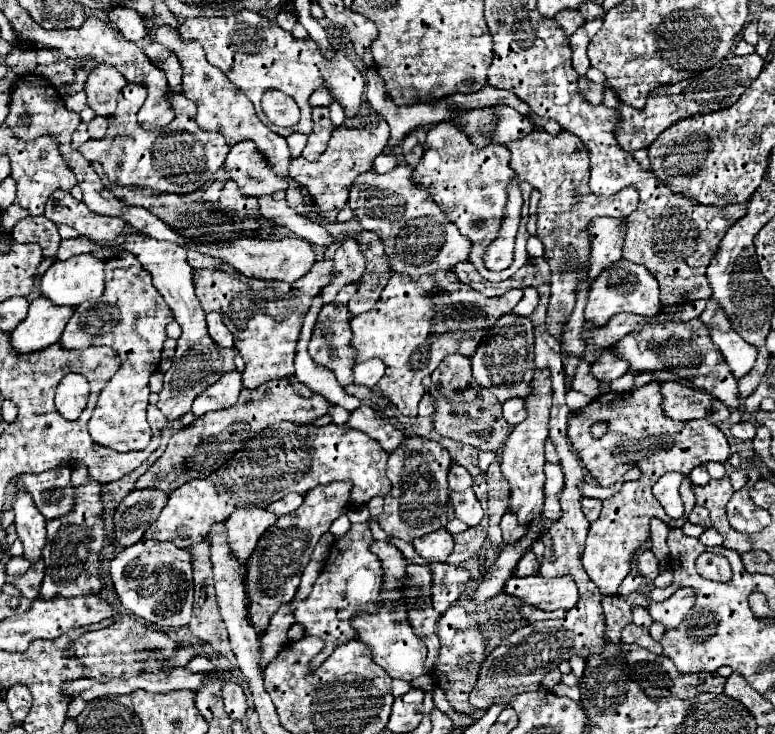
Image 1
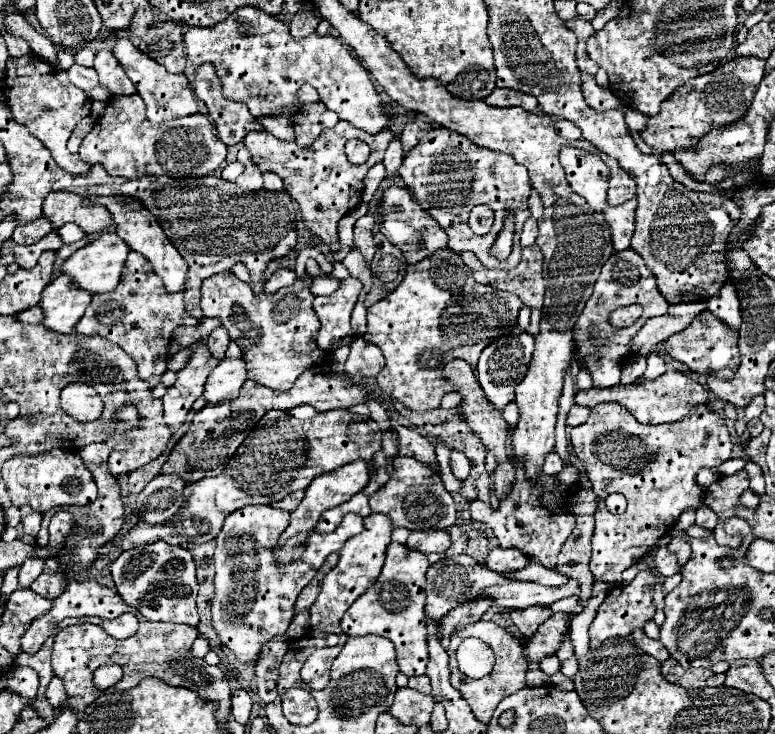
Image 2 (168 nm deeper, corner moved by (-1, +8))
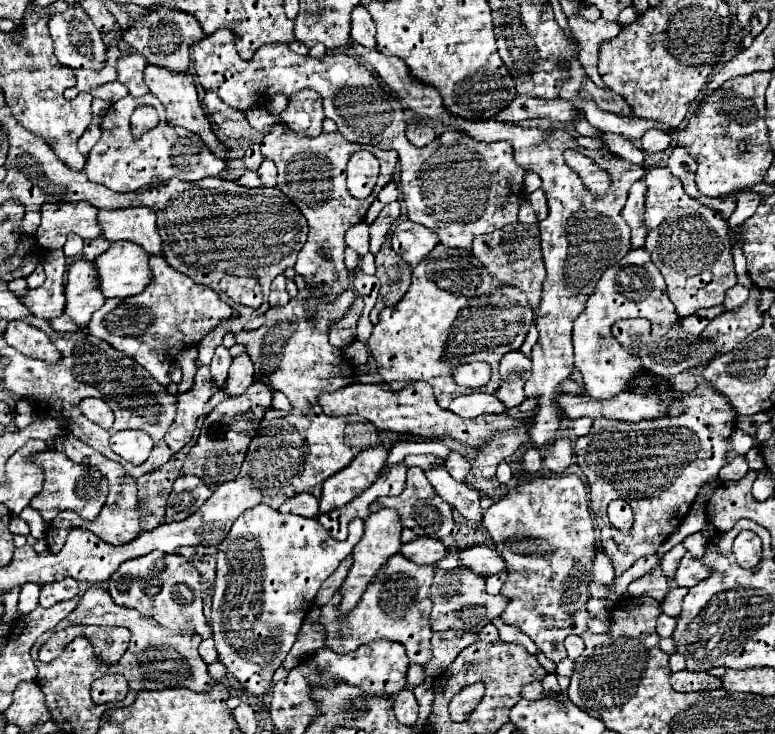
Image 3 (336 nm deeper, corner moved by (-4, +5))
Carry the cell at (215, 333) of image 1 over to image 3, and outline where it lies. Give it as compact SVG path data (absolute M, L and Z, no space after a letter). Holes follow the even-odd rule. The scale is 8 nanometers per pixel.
M224 345L216 347L214 357L212 357L212 363L210 363L210 371L212 371L212 377L214 377L214 381L218 383L218 387L222 387L222 383L226 381L230 363L232 363L232 355L230 355L230 351L228 351Z

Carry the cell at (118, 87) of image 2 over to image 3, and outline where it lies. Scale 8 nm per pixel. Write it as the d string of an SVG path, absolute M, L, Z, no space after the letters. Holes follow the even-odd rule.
M138 53L134 55L122 55L116 61L116 71L118 71L118 81L124 83L130 89L132 97L142 97L148 93L148 87L144 85L142 71L146 67L146 59Z

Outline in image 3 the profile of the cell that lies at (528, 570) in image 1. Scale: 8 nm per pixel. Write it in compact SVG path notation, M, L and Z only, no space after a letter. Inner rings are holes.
M474 545L462 551L460 561L464 567L470 567L478 575L486 575L486 577L506 571L506 561L498 555L496 549L490 549L486 545Z

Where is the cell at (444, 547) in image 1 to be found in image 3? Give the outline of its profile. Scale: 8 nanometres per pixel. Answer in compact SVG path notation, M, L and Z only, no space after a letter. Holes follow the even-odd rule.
M418 537L416 541L410 541L406 545L402 545L400 553L418 563L418 565L434 565L438 563L442 557L446 557L446 547L440 539L432 539L432 537Z

